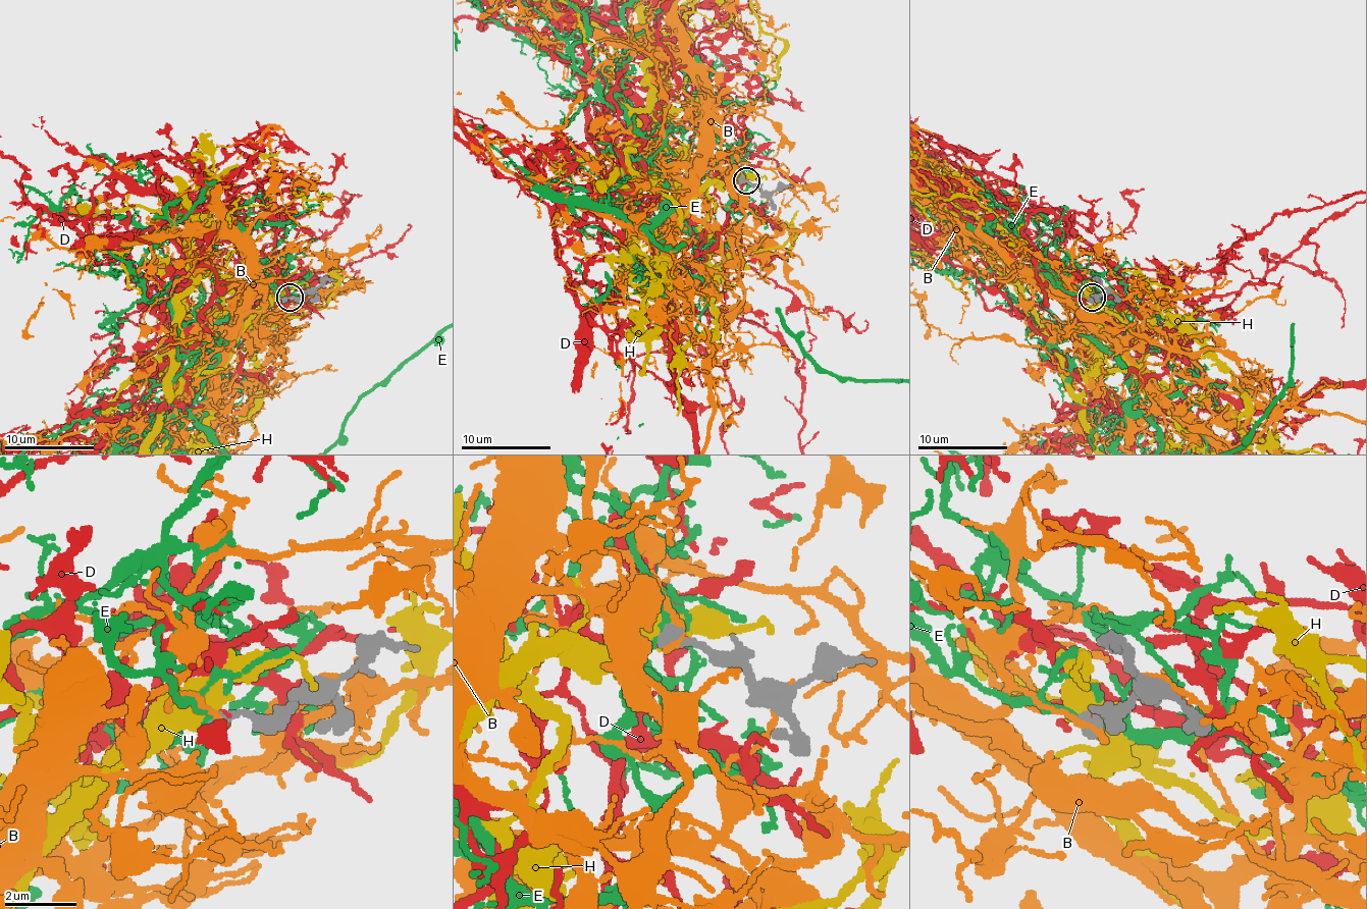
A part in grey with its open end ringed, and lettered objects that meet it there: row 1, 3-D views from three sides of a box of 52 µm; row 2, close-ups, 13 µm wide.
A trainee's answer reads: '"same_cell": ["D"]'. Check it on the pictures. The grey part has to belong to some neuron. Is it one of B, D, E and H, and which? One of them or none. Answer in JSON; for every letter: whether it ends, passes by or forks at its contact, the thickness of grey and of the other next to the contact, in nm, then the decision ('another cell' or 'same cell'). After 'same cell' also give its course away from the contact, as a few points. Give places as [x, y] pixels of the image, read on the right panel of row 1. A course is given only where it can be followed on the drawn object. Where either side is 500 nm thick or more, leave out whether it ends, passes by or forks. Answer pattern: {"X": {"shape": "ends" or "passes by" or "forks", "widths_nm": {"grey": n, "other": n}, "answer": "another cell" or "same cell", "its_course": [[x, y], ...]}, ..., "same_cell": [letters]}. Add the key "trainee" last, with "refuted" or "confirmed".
{"B": {"shape": "ends", "widths_nm": {"grey": 480, "other": 180}, "answer": "another cell"}, "D": {"shape": "ends", "widths_nm": {"grey": 480, "other": 160}, "answer": "same cell"}, "E": {"shape": "passes by", "widths_nm": {"grey": 480, "other": 160}, "answer": "another cell"}, "H": {"widths_nm": {"grey": 480, "other": 750}, "answer": "another cell"}, "same_cell": ["D"], "trainee": "confirmed"}

